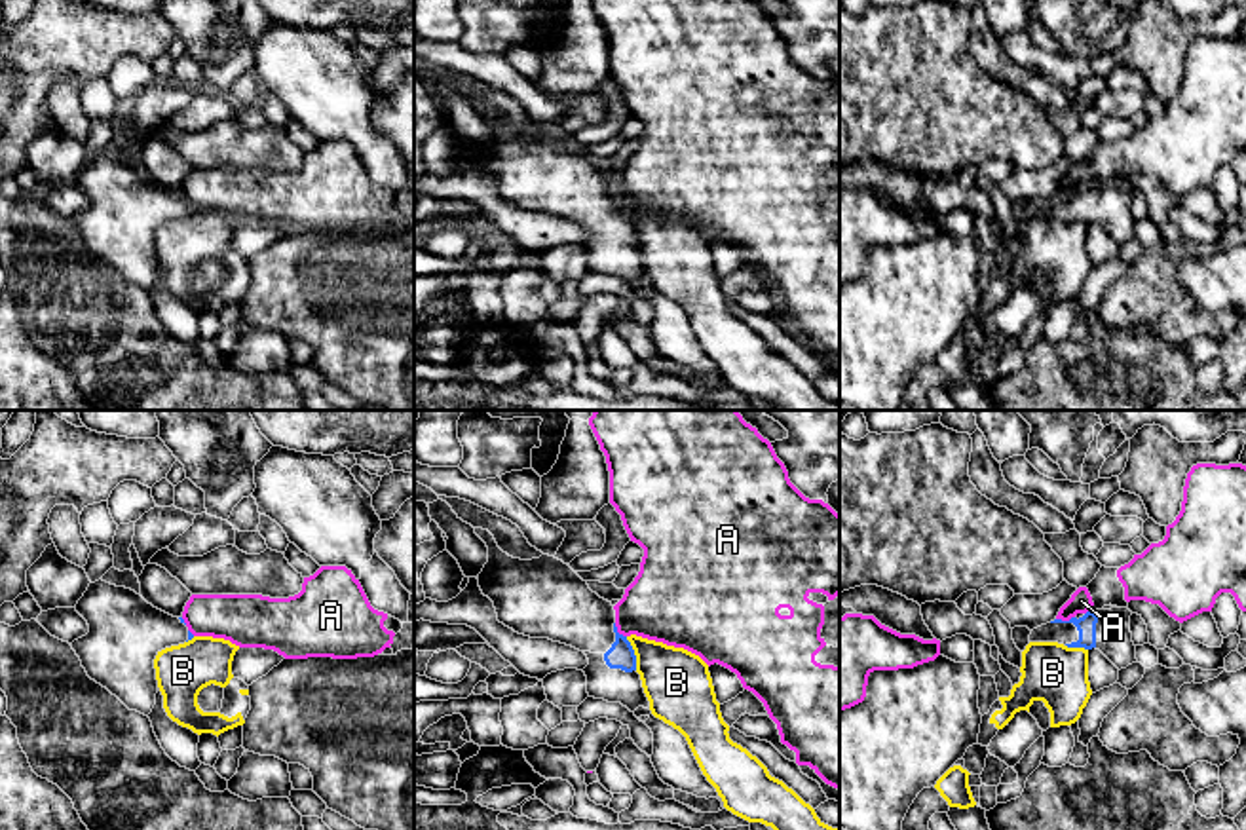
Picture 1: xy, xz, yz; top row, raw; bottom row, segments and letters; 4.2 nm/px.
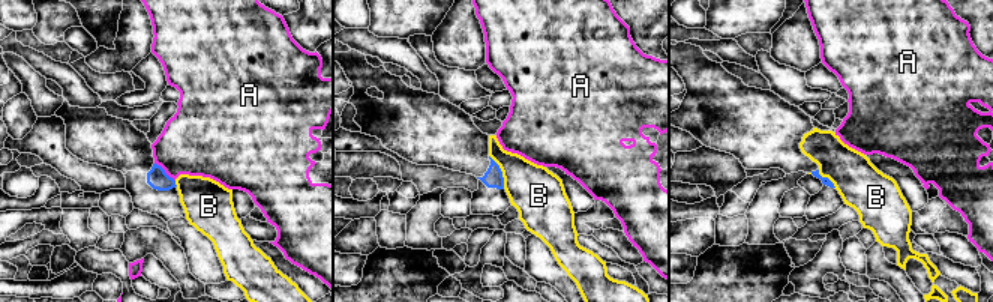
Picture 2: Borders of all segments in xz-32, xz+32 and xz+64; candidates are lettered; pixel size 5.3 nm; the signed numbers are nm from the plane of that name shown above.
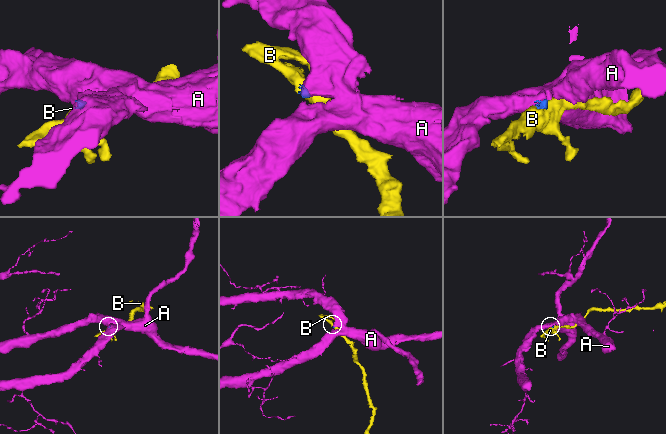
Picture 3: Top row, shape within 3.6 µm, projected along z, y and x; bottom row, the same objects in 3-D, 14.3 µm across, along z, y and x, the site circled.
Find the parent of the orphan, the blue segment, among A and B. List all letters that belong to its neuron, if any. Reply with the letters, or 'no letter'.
no letter

